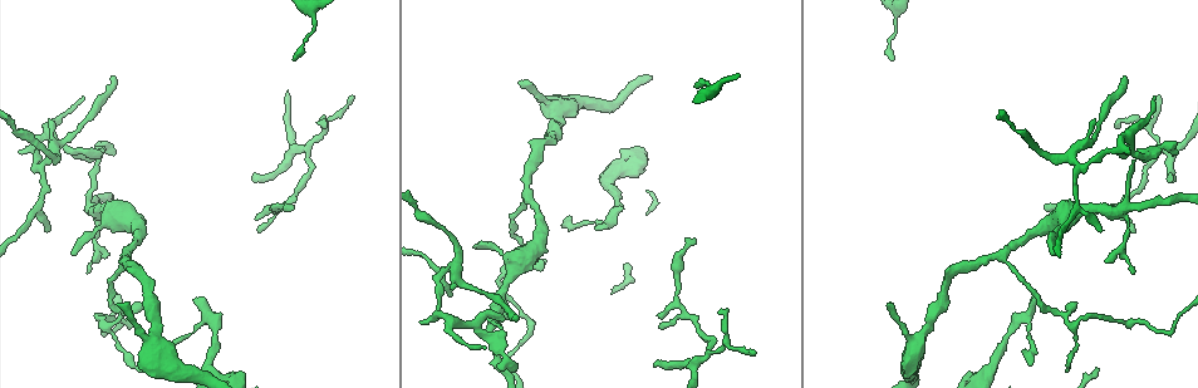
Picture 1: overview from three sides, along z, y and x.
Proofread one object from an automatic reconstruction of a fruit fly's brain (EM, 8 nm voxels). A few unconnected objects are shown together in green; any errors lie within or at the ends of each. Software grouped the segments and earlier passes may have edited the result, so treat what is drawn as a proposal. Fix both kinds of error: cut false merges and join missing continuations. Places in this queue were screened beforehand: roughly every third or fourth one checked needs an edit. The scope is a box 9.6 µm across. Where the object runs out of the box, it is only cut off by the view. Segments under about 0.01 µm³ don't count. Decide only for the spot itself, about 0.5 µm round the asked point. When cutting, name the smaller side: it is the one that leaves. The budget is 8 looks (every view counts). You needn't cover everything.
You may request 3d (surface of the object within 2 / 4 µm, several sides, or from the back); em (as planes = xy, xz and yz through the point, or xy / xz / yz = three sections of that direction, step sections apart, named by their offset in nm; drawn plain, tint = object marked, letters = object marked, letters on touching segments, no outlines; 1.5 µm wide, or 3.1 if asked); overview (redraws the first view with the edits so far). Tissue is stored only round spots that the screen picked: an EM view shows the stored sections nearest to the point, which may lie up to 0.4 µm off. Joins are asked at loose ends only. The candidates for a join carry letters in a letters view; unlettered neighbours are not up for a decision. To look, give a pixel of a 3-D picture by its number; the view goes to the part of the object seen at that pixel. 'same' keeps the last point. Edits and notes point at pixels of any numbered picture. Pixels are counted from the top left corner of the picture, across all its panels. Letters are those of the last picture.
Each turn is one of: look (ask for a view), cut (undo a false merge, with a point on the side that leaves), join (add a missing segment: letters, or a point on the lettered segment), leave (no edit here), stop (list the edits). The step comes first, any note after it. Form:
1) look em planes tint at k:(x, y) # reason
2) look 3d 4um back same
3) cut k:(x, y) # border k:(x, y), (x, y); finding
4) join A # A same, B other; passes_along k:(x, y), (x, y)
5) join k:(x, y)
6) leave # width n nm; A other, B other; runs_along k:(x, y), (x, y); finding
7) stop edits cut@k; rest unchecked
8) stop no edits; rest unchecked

look em planes letters at 1:(125, 256) # three-way junction

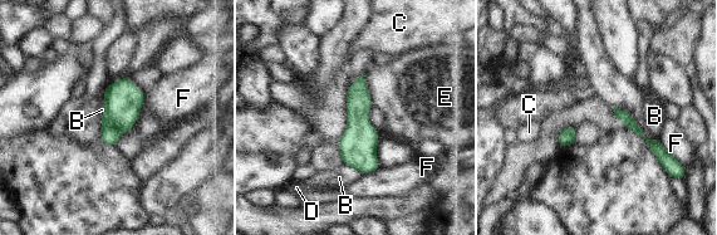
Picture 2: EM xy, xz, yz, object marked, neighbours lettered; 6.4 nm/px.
leave # longest_contact E 220 nm; B other, C other, D other, E other, F other; runs_along 2:(362, 78), (358, 151), (368, 170); one neuron here

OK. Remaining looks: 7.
look em xz step 4 tint at 1:(74, 254) # free end

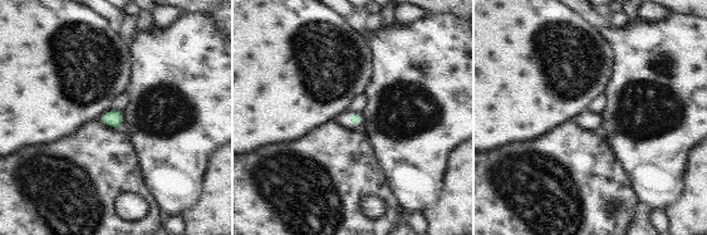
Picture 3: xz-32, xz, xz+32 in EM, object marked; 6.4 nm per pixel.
look em planes letters same

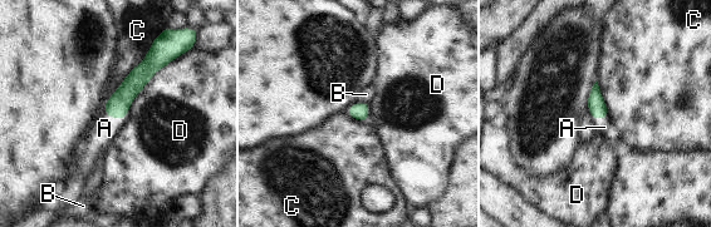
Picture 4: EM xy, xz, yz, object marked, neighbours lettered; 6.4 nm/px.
join A # A same, B other, C other, D other; passes_along 4:(117, 105), (116, 118), (104, 128); the neuron continues

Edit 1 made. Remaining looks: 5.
look em xz step 4 tint at 1:(307, 148) # thin neck

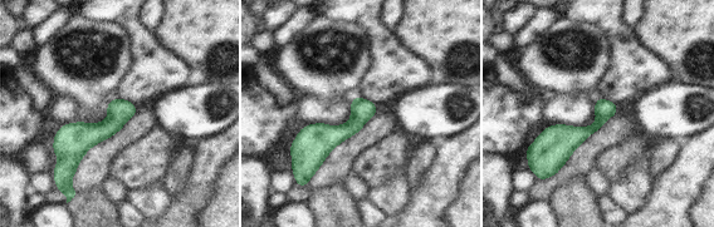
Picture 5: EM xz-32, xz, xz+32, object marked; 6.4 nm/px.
look em planes letters same

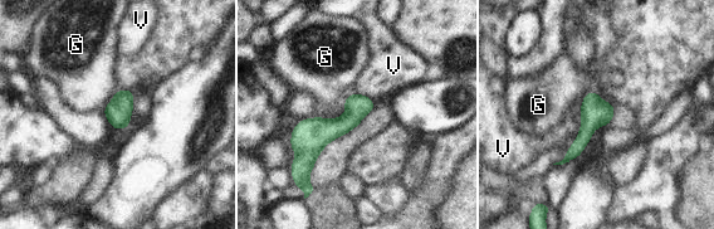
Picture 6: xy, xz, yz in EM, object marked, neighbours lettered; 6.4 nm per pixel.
leave # G other, V other; border 6:(353, 92), (342, 115), (321, 117); continuous, no second neuron

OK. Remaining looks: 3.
look 3d 2um back at 1:(693, 237) # thin end

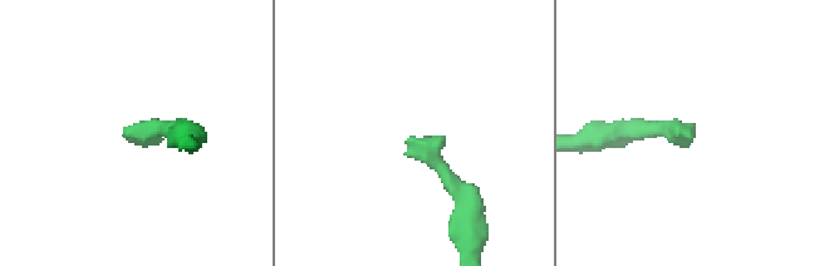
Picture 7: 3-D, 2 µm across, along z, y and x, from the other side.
look em planes letters at 7:(691, 142) # now the EM

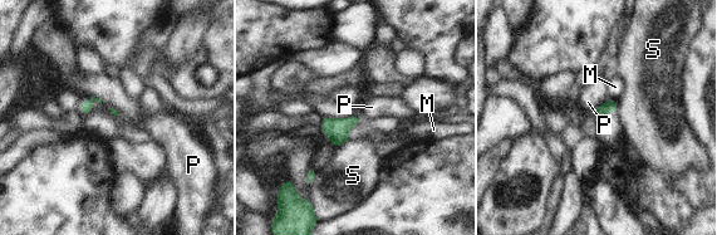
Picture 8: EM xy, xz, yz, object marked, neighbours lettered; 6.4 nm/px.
leave # longest_contact P 140 nm; M other, P other, S other; no lettered segment goes on from it

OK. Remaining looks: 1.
stop edits join@4; rest unchecked

